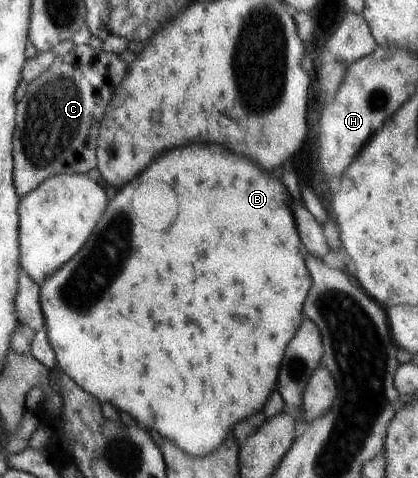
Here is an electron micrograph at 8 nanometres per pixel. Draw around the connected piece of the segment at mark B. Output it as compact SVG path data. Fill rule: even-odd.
M191 144L167 150L165 154L157 156L157 160L151 162L147 170L143 170L135 180L125 184L115 194L115 198L108 200L107 208L87 239L87 244L83 244L83 248L69 262L40 284L39 304L45 317L49 344L55 353L56 368L59 368L59 372L67 374L79 388L97 396L101 402L111 402L115 408L131 414L145 428L155 428L161 436L173 440L179 448L183 448L185 454L196 457L207 456L215 451L213 448L217 448L223 442L227 430L231 430L237 424L237 420L259 412L265 400L269 398L271 390L277 388L279 364L283 360L289 340L295 336L303 320L303 302L313 284L299 246L301 238L297 234L297 226L291 214L289 194L285 194L285 186L281 180L271 178L271 174L259 170L259 166L249 158L239 156L227 148L221 148L219 144ZM149 184L153 188L157 184L165 184L175 192L177 218L165 230L151 230L139 218L125 218L125 200L129 200L127 194L131 192L135 194L137 190L141 192L141 188ZM147 310L149 318L155 324L147 324Z

